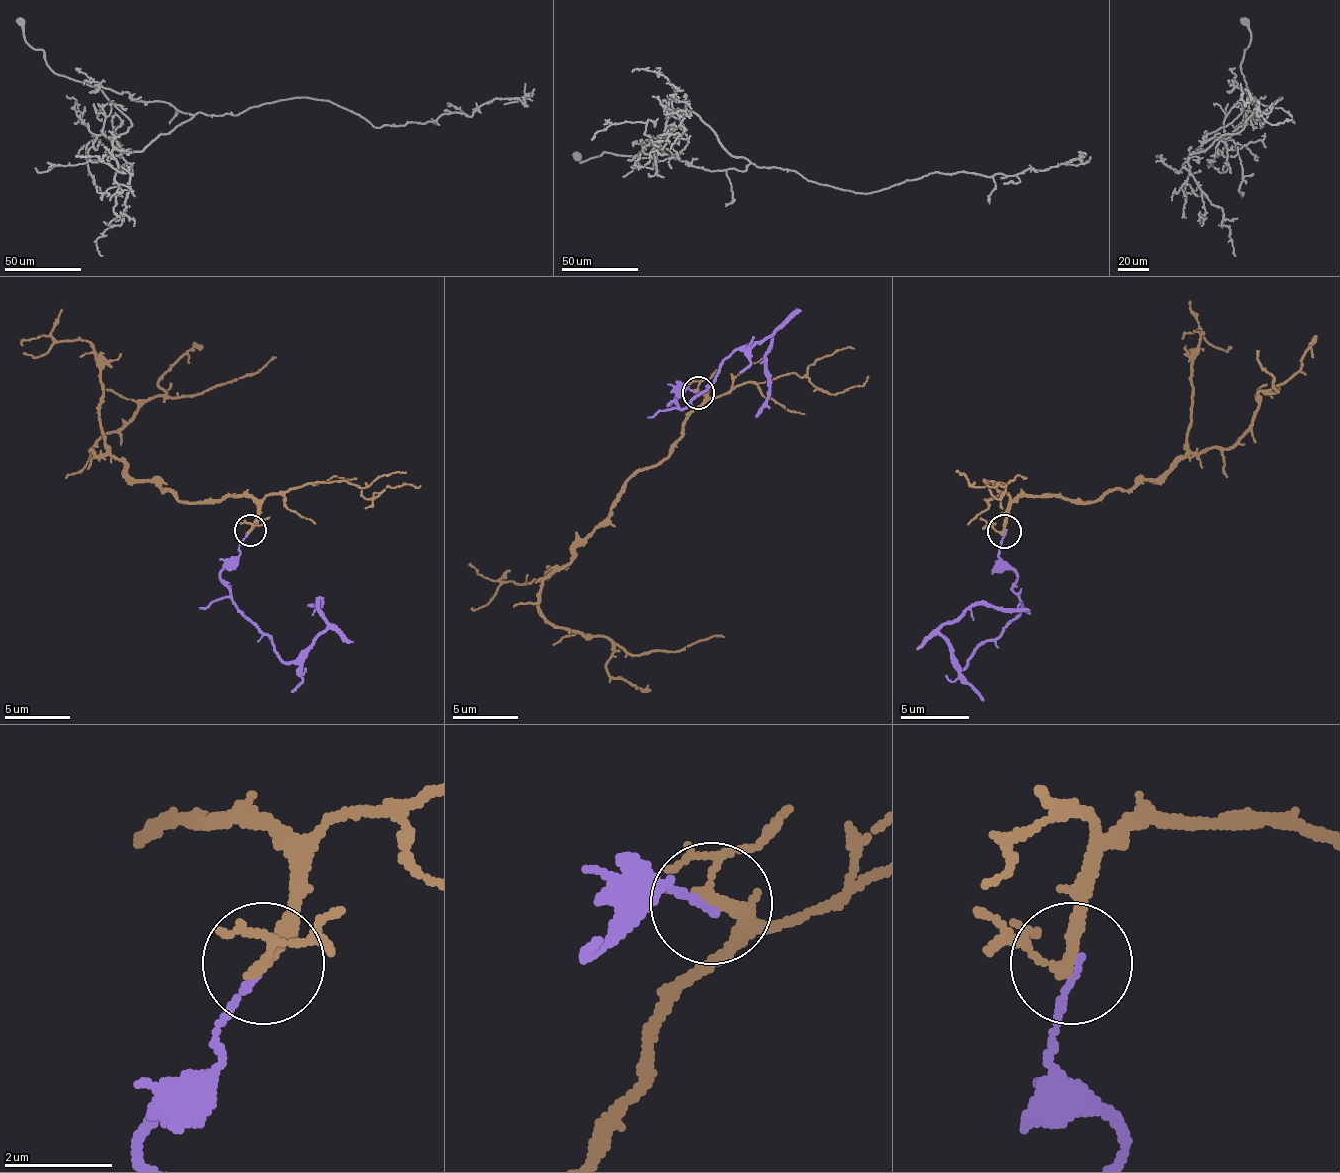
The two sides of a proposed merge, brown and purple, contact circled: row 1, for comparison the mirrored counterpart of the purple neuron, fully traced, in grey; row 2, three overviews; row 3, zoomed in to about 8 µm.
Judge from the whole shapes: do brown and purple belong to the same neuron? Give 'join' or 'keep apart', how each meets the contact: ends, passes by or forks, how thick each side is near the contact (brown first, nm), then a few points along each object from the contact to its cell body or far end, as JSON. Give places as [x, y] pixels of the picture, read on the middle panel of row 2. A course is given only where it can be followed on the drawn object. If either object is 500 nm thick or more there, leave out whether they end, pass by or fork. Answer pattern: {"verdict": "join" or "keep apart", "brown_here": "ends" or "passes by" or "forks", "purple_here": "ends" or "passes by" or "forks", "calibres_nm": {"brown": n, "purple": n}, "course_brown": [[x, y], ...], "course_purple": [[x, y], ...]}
{"verdict": "keep apart", "brown_here": "forks", "purple_here": "ends", "calibres_nm": {"brown": 170, "purple": 100}, "course_brown": [[697, 393], [704, 396], [674, 449], [632, 478], [543, 580], [540, 610], [556, 626], [635, 655], [723, 636]], "course_purple": [[697, 393], [684, 390], [671, 400], [684, 410], [733, 354], [773, 331], [766, 406], [756, 416]]}

